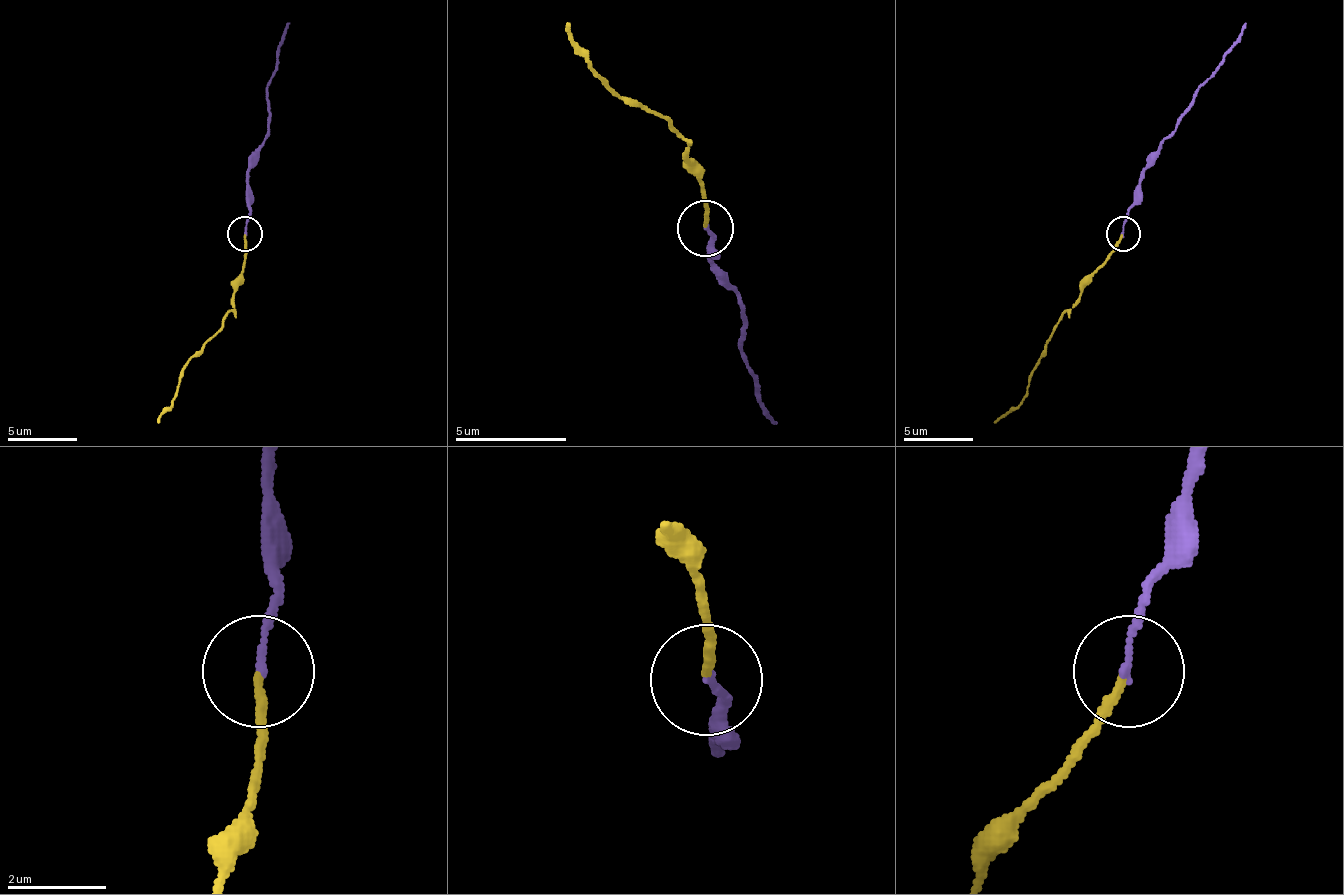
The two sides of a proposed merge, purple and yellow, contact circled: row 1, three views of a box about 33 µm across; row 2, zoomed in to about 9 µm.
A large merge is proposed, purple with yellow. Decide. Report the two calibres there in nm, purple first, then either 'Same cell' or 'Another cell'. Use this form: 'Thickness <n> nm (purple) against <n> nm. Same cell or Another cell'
Thickness 140 nm (purple) against 170 nm. Same cell

